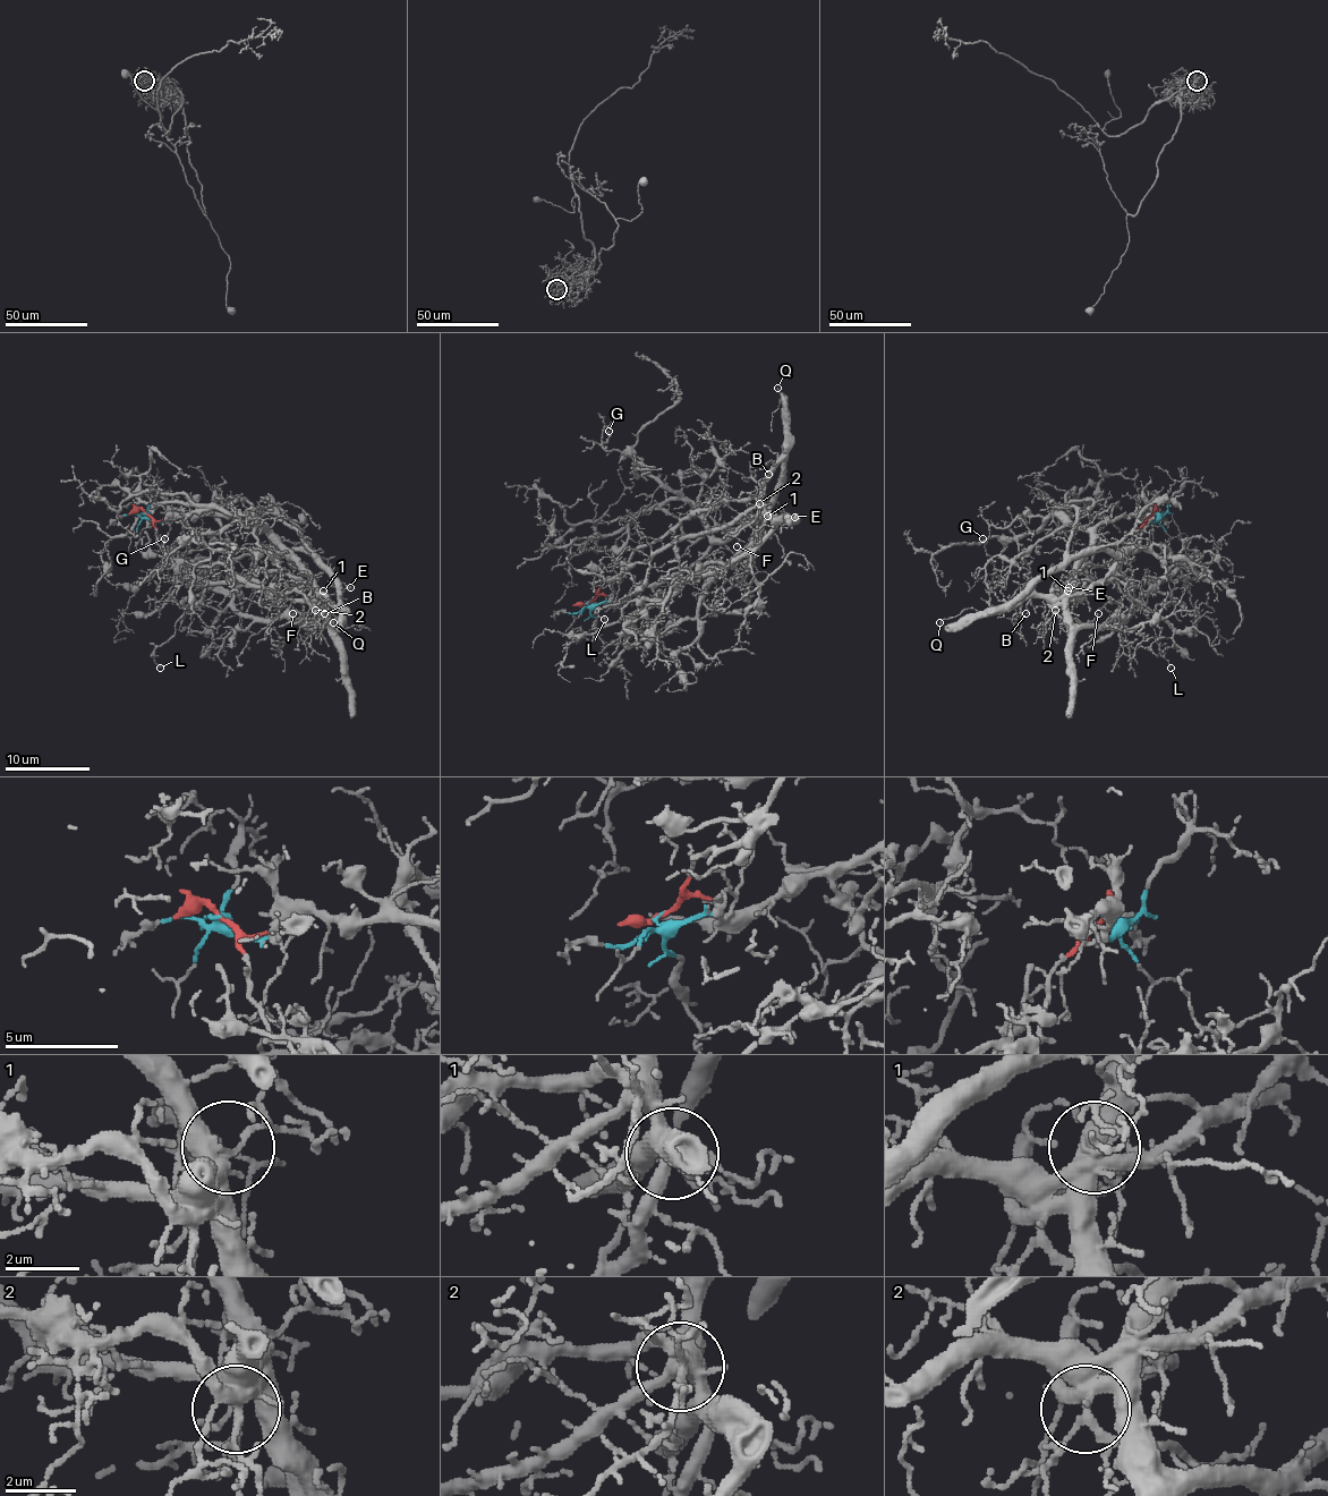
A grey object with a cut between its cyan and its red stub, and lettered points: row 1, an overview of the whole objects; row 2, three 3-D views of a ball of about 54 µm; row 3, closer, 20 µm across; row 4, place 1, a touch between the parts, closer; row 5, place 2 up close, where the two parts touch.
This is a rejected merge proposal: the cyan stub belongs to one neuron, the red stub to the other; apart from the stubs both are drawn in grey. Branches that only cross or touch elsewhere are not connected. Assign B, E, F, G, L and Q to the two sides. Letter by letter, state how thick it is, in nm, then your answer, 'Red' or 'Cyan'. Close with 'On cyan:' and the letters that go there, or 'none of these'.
B: Thickness 80 nm. Red
E: Thickness 160 nm. Cyan
F: Thickness 130 nm. Red
G: Thickness 110 nm. Cyan
L: Thickness 100 nm. Red
Q: Thickness 90 nm. Red
On cyan: E, G

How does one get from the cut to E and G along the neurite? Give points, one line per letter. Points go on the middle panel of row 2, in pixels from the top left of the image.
E: (588, 603), (626, 601), (638, 589), (664, 584), (713, 543), (723, 543), (765, 513), (784, 523), (794, 516)
G: (588, 603), (626, 601), (664, 584), (711, 543), (708, 523), (694, 508), (603, 444), (609, 432)

